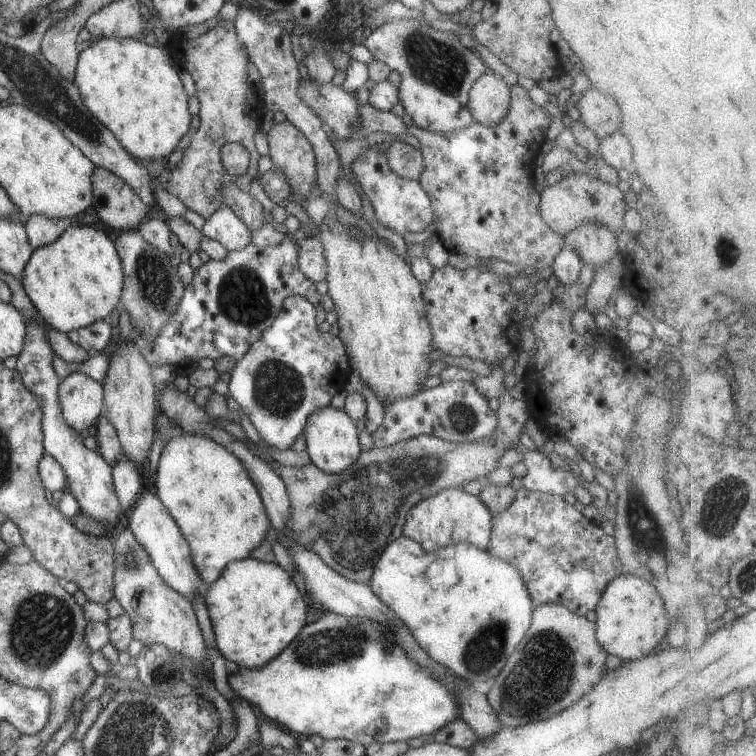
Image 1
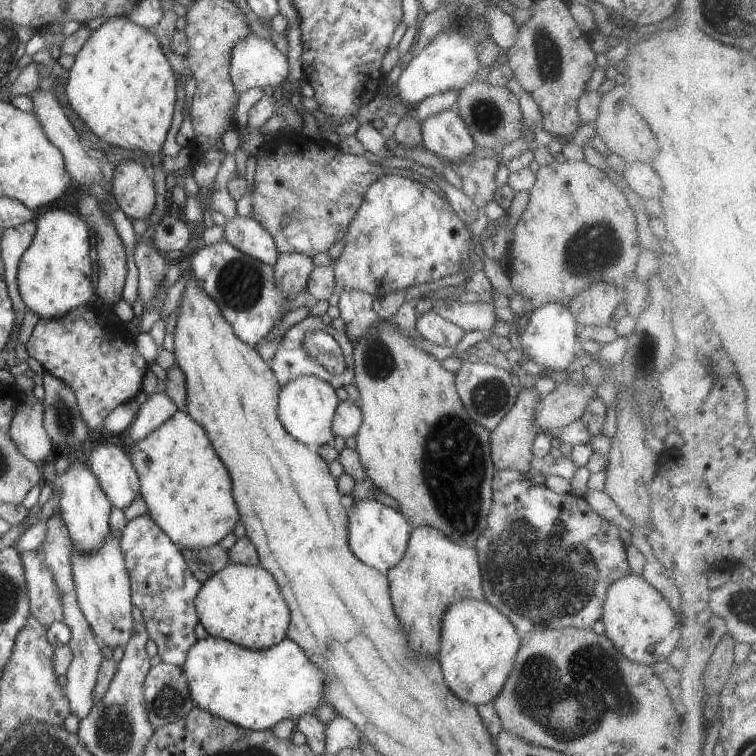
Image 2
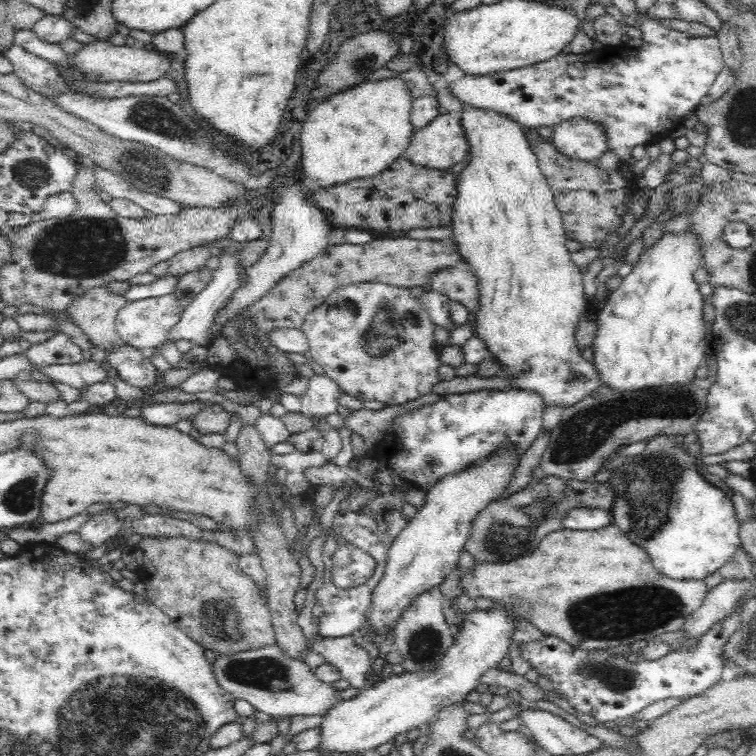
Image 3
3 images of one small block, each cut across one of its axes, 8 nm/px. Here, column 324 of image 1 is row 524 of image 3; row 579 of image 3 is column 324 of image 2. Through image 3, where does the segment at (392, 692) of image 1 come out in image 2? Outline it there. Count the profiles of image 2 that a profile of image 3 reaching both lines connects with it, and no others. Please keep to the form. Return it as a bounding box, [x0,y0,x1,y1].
[180,636,325,730]

